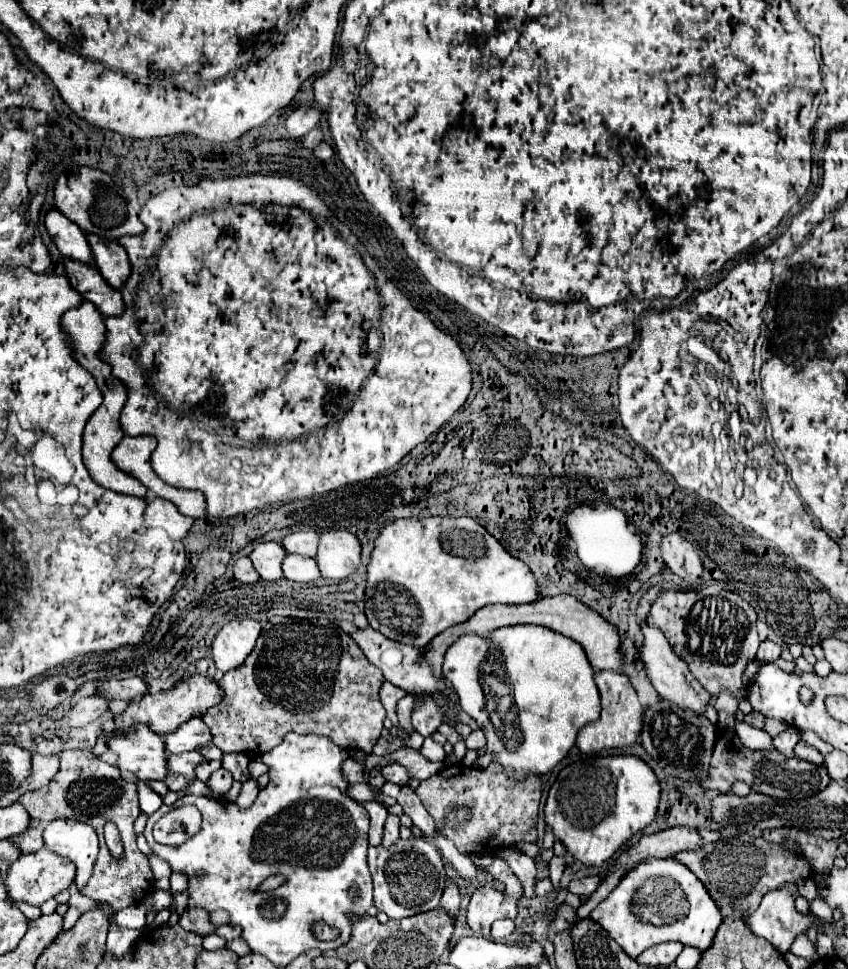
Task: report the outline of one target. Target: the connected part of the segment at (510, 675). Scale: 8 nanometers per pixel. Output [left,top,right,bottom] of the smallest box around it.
[442,625,600,781]

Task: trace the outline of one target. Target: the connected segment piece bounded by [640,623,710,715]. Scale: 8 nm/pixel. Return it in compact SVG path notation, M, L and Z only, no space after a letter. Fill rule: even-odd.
M642 623L642 653L640 653L640 663L646 671L646 677L650 679L650 683L654 685L654 689L658 691L658 695L670 703L676 703L682 709L690 709L698 715L704 713L706 703L710 701L710 693L694 679L694 675L690 673L688 665L672 651L668 639L664 637L664 633L650 625L650 623Z

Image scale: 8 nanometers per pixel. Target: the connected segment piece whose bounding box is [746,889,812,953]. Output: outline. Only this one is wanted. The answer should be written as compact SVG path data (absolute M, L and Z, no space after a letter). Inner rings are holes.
M776 889L762 897L760 907L746 917L746 923L756 937L768 939L780 953L786 953L796 935L810 929L812 917L796 913L788 889Z

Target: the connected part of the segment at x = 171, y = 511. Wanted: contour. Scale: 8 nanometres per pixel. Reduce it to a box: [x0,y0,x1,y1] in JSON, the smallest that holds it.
[144,495,194,541]

